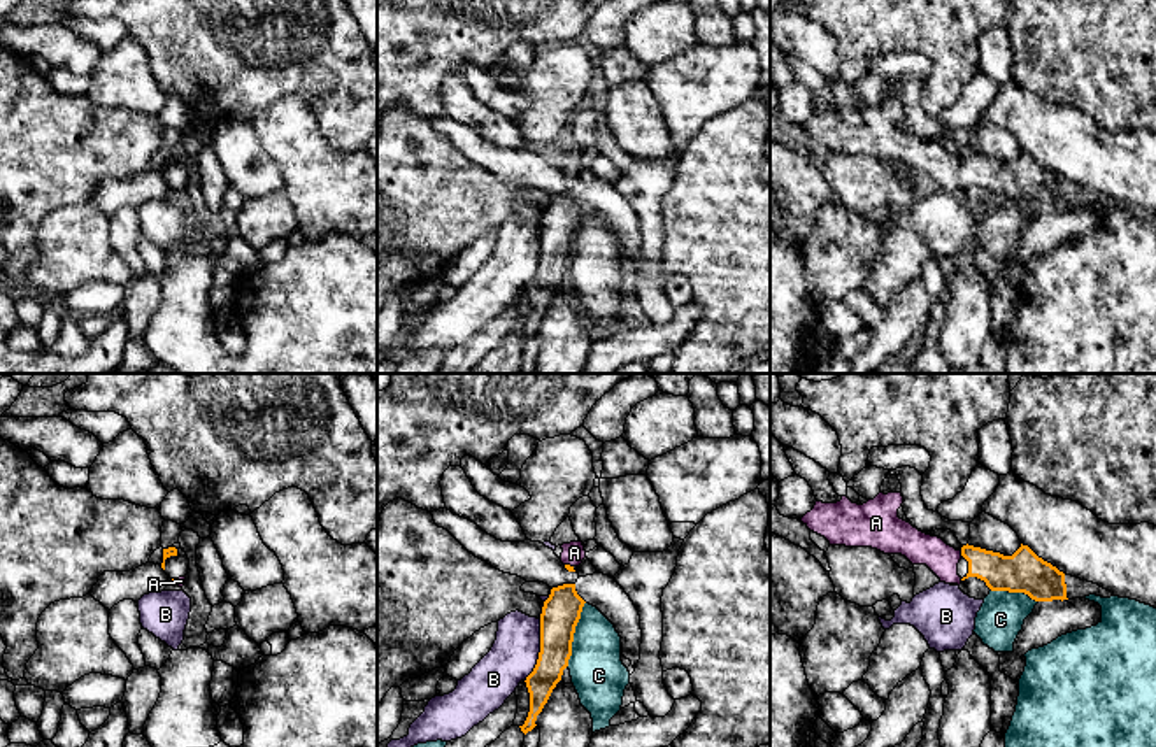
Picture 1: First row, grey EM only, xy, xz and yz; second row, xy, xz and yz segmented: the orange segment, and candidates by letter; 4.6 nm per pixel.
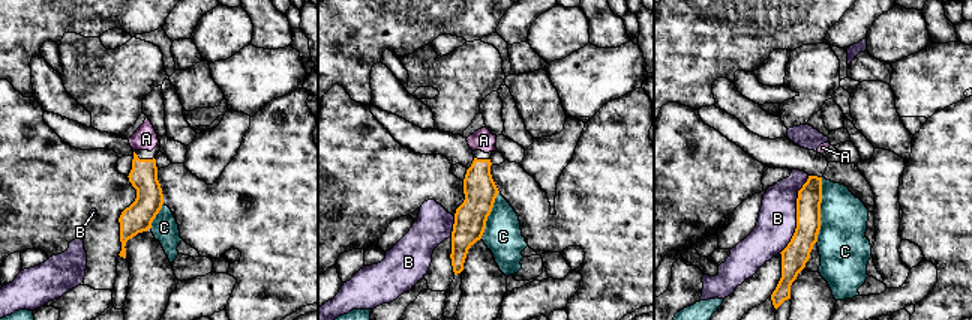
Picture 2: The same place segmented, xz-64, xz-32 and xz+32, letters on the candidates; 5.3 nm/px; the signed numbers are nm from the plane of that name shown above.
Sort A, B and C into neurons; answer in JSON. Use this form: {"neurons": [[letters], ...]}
{"neurons": [["A"], ["B"], ["C"]]}

